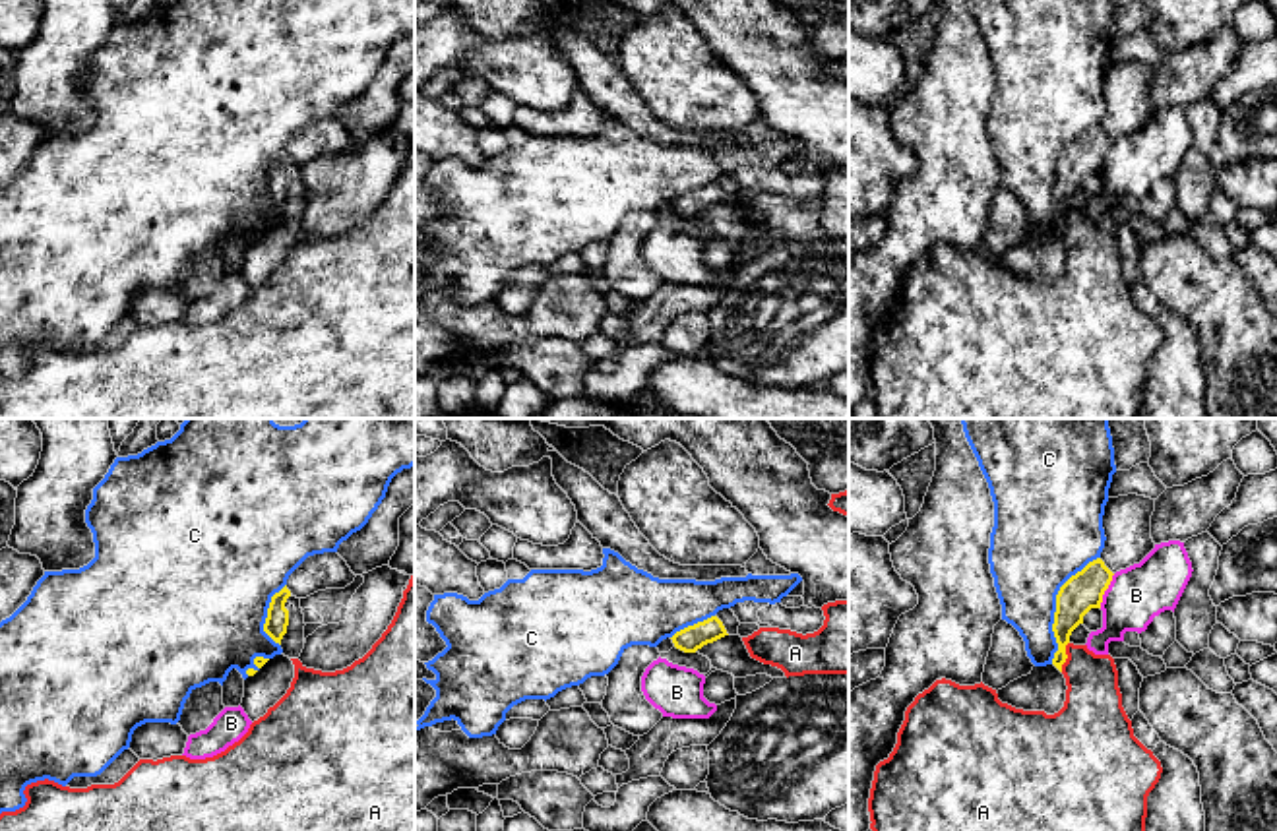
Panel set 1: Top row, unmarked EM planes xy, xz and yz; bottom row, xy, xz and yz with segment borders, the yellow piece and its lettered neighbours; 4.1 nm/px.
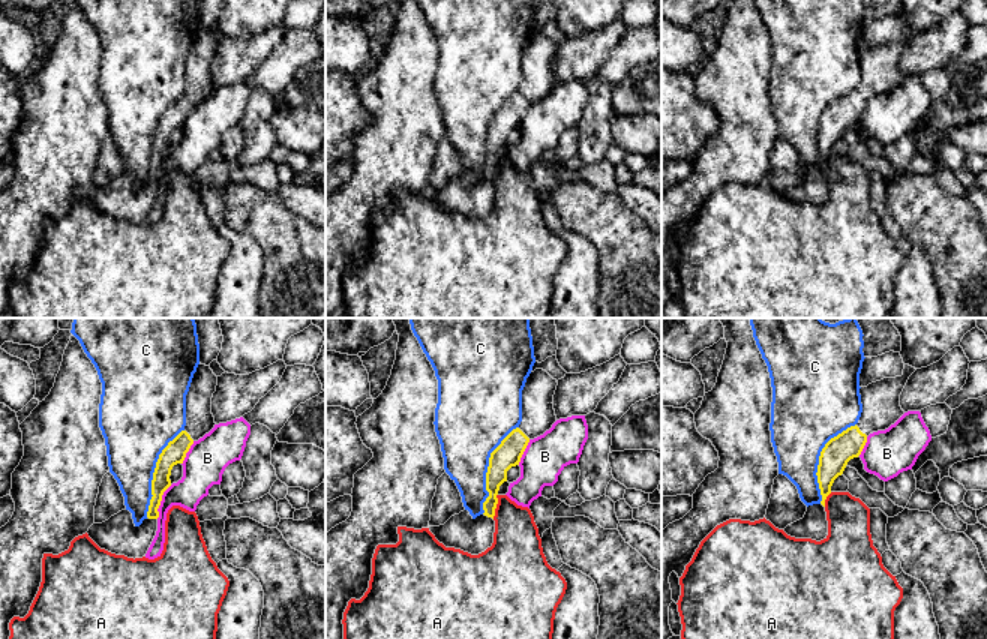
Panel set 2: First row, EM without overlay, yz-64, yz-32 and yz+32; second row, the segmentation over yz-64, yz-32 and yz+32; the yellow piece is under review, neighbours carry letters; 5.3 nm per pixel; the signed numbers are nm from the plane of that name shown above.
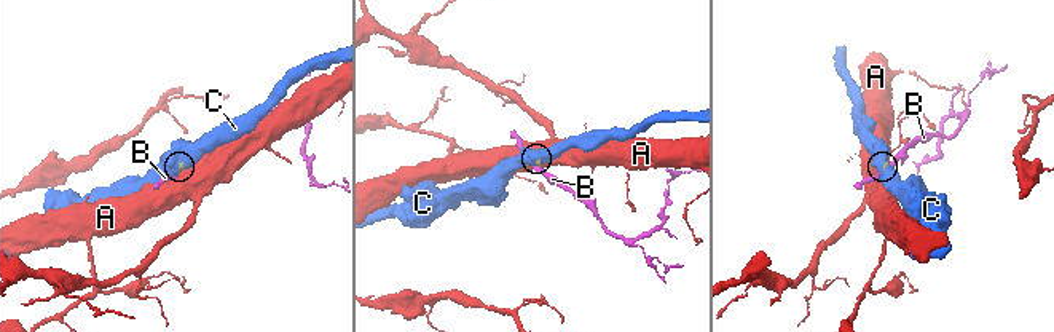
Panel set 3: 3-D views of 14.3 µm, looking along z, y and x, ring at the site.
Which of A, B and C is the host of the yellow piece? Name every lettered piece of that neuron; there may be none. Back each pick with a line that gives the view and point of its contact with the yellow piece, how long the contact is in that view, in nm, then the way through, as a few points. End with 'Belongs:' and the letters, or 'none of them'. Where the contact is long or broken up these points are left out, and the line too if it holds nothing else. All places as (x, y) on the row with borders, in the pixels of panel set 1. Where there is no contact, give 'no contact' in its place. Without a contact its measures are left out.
Belongs: none of them

